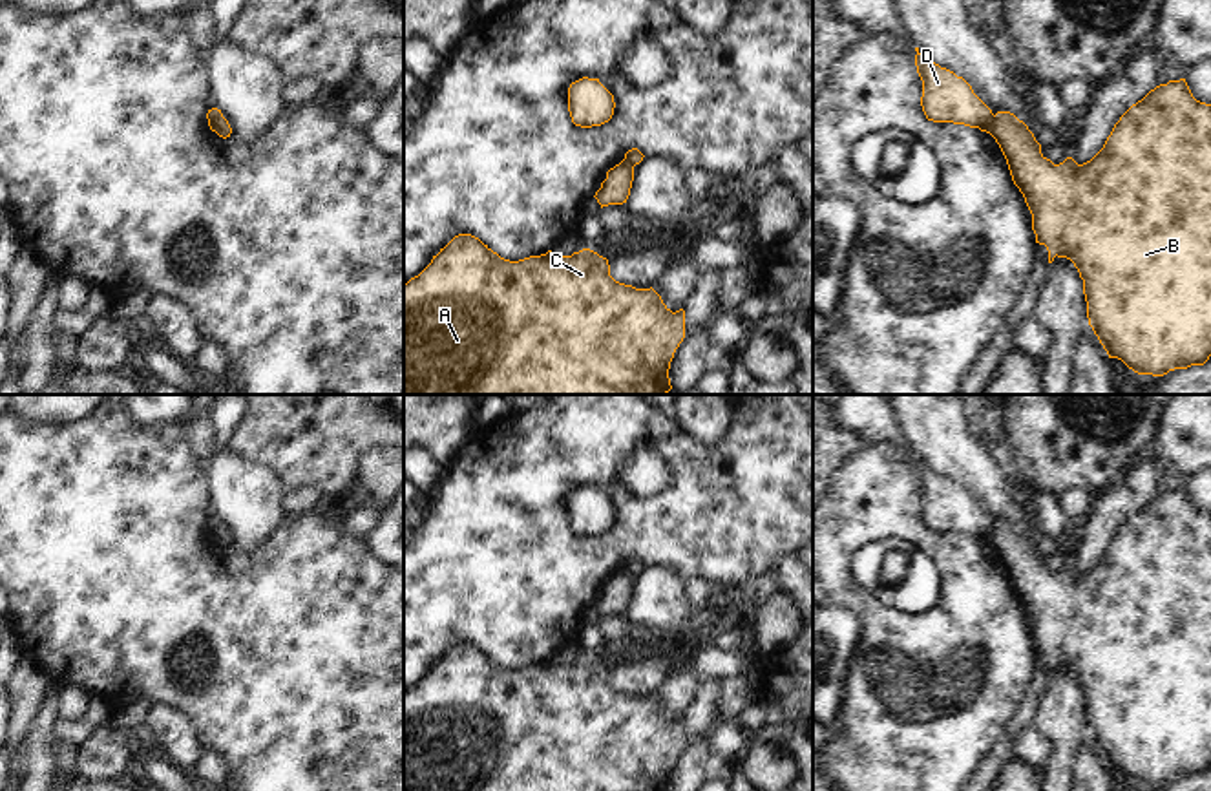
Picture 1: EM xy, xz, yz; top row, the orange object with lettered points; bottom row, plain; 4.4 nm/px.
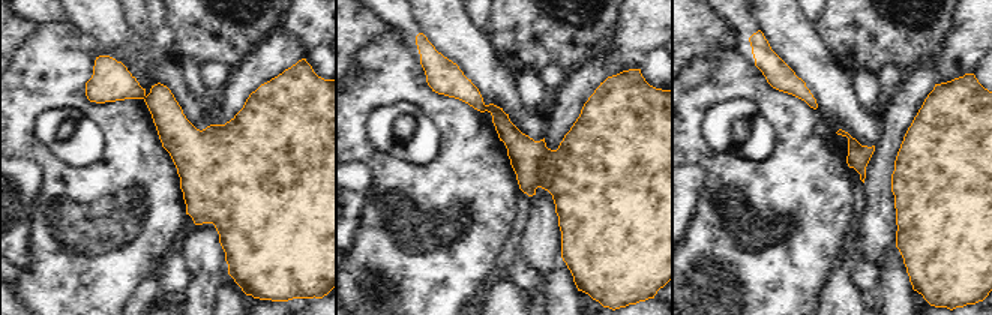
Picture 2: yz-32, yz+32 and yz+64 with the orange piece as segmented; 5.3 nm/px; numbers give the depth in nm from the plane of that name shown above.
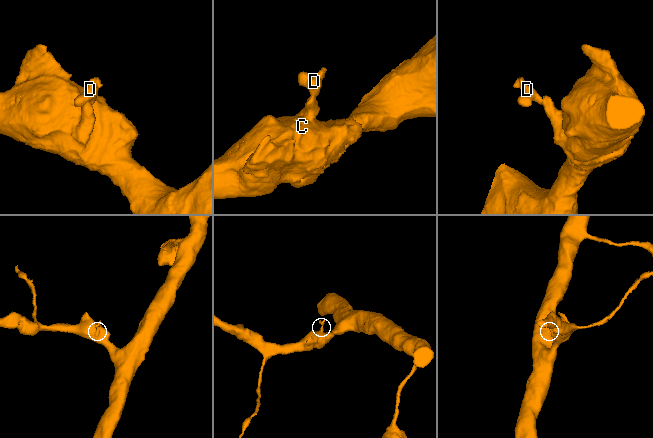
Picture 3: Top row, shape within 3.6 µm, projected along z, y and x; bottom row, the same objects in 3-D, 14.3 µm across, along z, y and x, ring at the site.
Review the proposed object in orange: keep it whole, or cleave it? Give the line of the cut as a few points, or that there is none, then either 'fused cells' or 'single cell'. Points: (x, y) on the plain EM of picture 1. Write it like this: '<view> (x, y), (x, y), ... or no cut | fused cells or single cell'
yz (994, 525), (989, 541) | fused cells

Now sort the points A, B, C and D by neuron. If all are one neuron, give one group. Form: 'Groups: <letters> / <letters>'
Groups: A B C / D

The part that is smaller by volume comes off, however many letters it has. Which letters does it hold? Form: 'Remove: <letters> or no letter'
Remove: D

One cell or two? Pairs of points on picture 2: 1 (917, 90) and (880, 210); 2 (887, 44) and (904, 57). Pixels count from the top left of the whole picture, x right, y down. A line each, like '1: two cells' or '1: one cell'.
1: one cell
2: one cell

